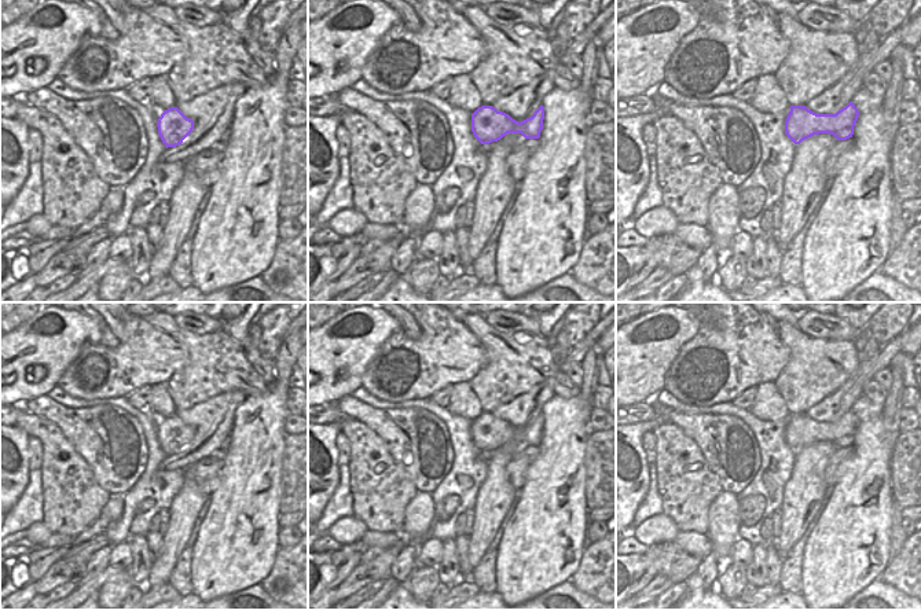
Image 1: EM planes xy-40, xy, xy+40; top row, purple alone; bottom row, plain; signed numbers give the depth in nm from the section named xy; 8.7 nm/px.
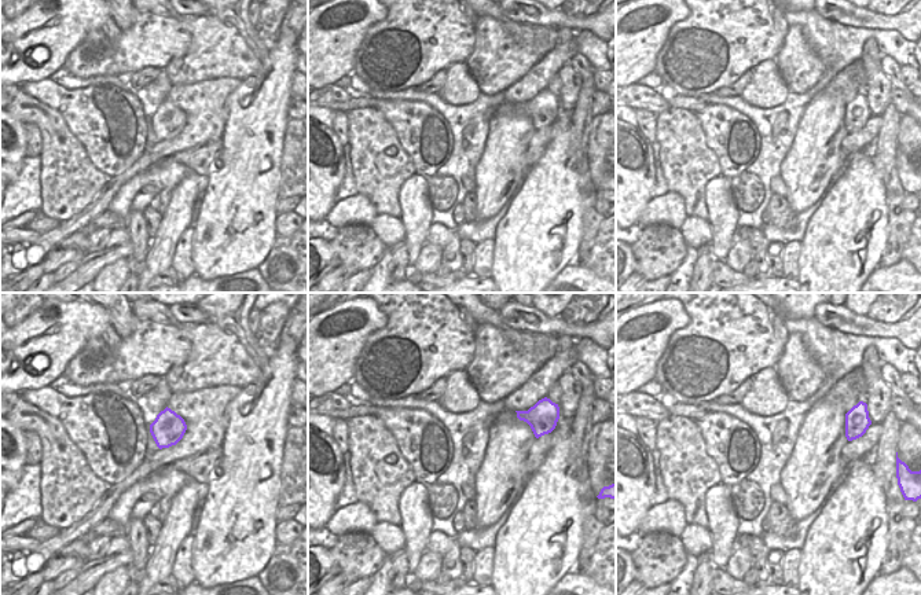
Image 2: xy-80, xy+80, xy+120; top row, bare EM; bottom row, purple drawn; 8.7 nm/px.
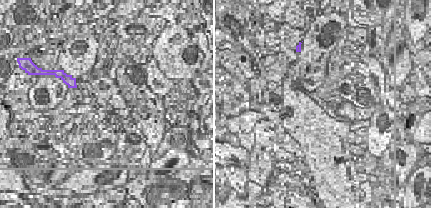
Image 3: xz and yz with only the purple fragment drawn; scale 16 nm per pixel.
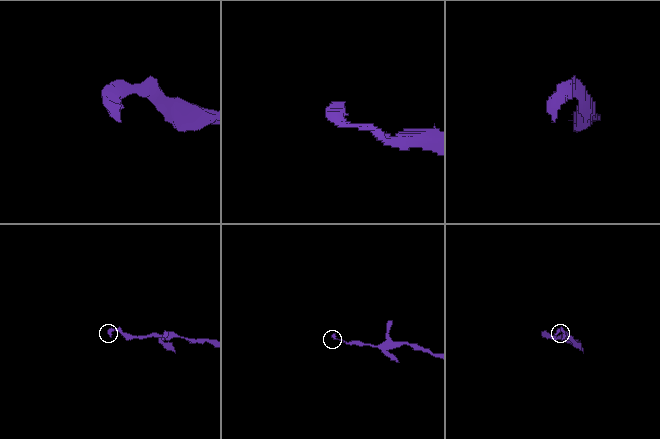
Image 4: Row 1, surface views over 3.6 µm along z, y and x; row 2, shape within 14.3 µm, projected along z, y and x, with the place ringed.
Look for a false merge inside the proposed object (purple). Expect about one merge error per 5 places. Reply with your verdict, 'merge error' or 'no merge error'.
no merge error

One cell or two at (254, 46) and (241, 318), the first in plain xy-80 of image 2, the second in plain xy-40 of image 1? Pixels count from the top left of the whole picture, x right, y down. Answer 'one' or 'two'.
one

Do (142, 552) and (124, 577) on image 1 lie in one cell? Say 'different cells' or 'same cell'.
different cells

